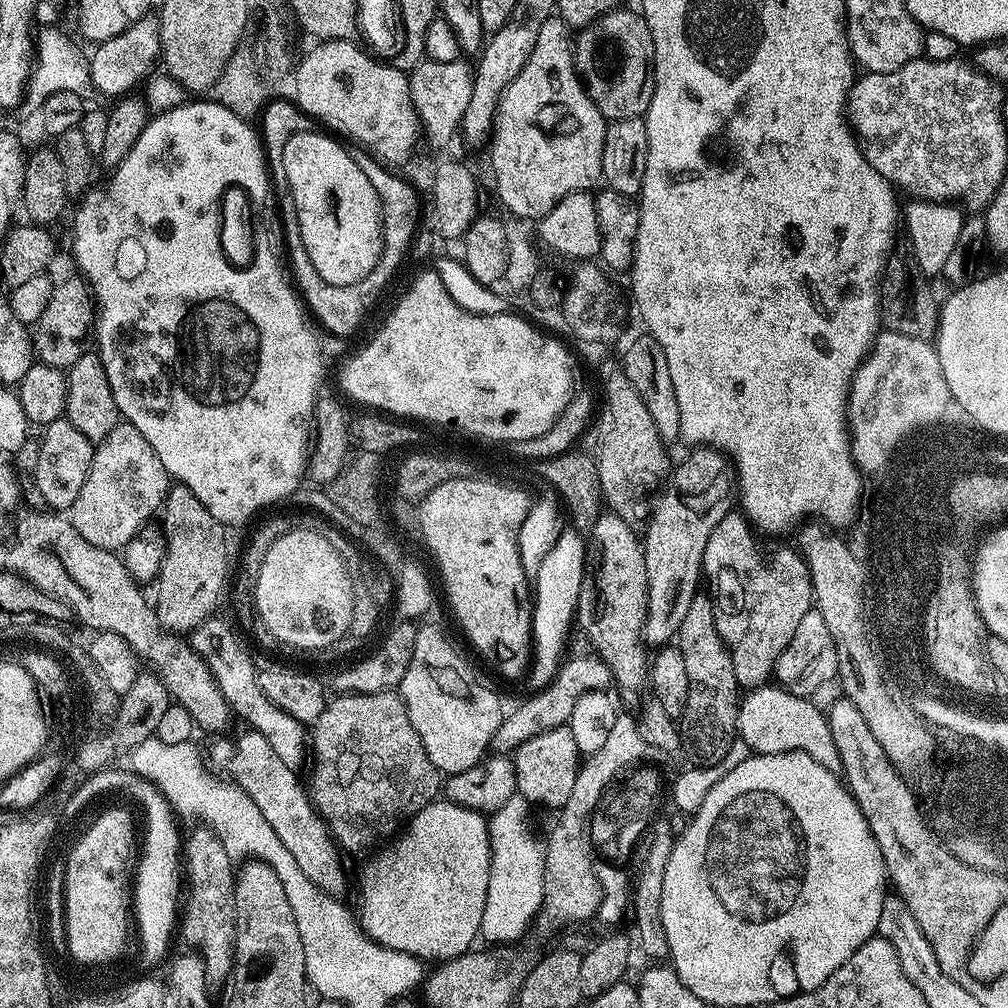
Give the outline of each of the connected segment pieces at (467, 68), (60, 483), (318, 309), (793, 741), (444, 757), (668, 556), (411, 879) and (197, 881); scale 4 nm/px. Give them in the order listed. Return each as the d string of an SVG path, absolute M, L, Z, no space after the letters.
M461 58L454 62L434 62L423 59L412 69L408 81L410 82L410 94L416 107L416 113L420 116L423 131L436 144L444 144L453 135L457 135L462 114L466 114L466 105L470 102L470 90L472 89L471 63Z
M66 418L43 425L42 432L44 436L39 437L38 466L34 466L30 476L31 479L36 479L36 492L49 504L47 507L64 514L74 506L74 498L78 498L82 482L86 482L94 444Z
M356 146L351 149L354 162L358 162L358 167L362 169L362 174L370 178L370 186L380 199L380 217L384 223L384 244L380 248L380 261L366 274L366 278L357 284L350 286L334 286L326 283L322 278L318 278L318 270L310 266L310 258L306 254L306 246L302 246L302 234L296 225L295 212L285 211L278 220L282 229L282 240L288 243L288 256L292 259L290 264L290 276L306 305L307 311L316 315L316 320L328 332L333 332L336 336L348 336L364 320L364 315L368 312L368 307L380 296L380 291L388 284L388 279L400 268L400 263L404 260L404 255L409 255L412 242L416 238L416 229L420 226L420 210L422 207L422 196L416 193L416 188L408 180L403 180L400 176L395 176L391 167L385 166L371 152Z
M765 686L749 691L740 701L740 713L736 719L738 736L746 741L753 753L765 756L779 752L805 752L822 762L826 770L841 771L838 746L834 746L834 734L830 734L828 717L807 696L796 696L779 686Z
M432 624L425 628L417 627L413 657L410 658L405 677L399 684L398 695L406 706L406 714L410 714L410 726L414 726L414 730L418 730L418 738L422 738L422 746L430 762L445 777L462 774L462 770L470 770L470 766L485 759L492 747L494 734L506 715L505 709L500 709L499 698L486 685L476 681L475 674L468 669L467 662L452 649L443 630Z
M707 446L697 447L677 468L675 465L663 492L648 529L642 532L648 579L644 638L655 646L667 645L675 637L682 618L686 618L686 610L690 610L690 602L698 594L696 587L702 584L704 551L706 542L710 542L710 530L734 508L733 465L724 453Z
M443 798L427 804L425 808L418 810L418 814L407 821L403 831L401 831L391 842L385 843L383 847L379 849L381 852L365 866L364 873L360 876L360 912L358 908L360 927L363 928L367 936L371 937L372 940L378 942L382 946L386 946L390 950L398 950L399 952L405 952L406 954L415 956L416 959L421 962L427 962L427 960L436 960L432 962L443 962L445 960L453 960L456 956L461 956L461 954L469 951L469 949L475 945L472 943L478 940L480 936L482 910L486 904L486 886L490 880L489 872L492 852L489 848L488 821L485 813L466 810L462 806L454 806Z
M206 827L197 829L189 840L187 837L182 848L183 859L188 859L188 901L184 900L182 904L184 940L204 964L207 983L220 986L232 975L232 959L236 949L236 872L234 861L226 854L220 839Z

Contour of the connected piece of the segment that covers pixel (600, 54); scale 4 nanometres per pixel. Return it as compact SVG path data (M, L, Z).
M621 6L579 29L574 40L574 55L576 75L605 121L643 117L647 113L654 94L654 38L650 38L650 26L639 11L631 12L627 6Z

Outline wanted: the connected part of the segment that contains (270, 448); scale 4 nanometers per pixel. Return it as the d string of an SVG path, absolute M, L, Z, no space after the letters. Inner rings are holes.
M196 98L193 104L185 102L168 112L153 115L138 142L134 142L130 154L126 154L124 161L111 169L109 176L112 177L101 188L89 187L79 201L80 209L72 224L72 252L76 255L77 266L81 268L77 269L88 281L96 301L95 347L102 358L106 378L110 378L110 390L114 390L114 402L118 402L121 417L132 424L134 430L146 438L146 442L150 442L169 477L176 484L185 484L218 522L240 522L244 526L244 516L250 516L252 508L264 504L264 500L284 496L284 492L296 484L296 476L300 476L304 451L314 436L316 398L321 391L324 364L320 361L316 336L304 321L306 312L301 297L290 283L285 265L284 268L280 265L278 252L260 250L260 260L256 260L256 268L252 268L252 272L232 272L232 268L220 260L220 248L216 248L216 196L228 180L244 180L235 176L234 166L265 164L266 157L261 137L253 125L251 128L242 117L235 116L233 109L223 102L215 104L212 100L200 99L204 98ZM176 152L180 152L180 169L176 169Z

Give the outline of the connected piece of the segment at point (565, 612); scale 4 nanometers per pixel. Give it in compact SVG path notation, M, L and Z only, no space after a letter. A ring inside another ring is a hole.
M565 527L554 542L550 554L546 554L546 559L534 578L531 667L526 672L526 681L528 680L532 690L545 688L551 682L553 674L560 669L562 657L566 652L566 641L574 624L576 603L584 577L585 547L585 537L575 527ZM535 667L548 667L549 672L539 672Z

